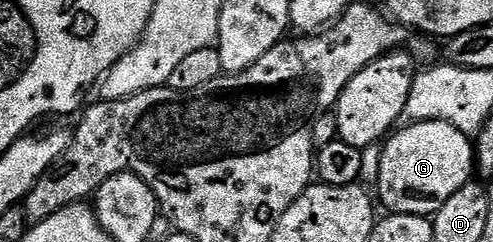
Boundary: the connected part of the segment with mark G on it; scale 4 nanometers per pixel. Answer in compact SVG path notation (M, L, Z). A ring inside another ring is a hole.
M440 120L407 124L392 131L382 145L379 154L379 182L377 185L379 196L377 192L377 200L382 207L384 204L388 208L386 211L391 214L430 217L437 210L441 210L441 206L445 206L445 202L449 202L449 198L457 194L461 186L469 183L475 171L475 150L468 133L457 130Z

